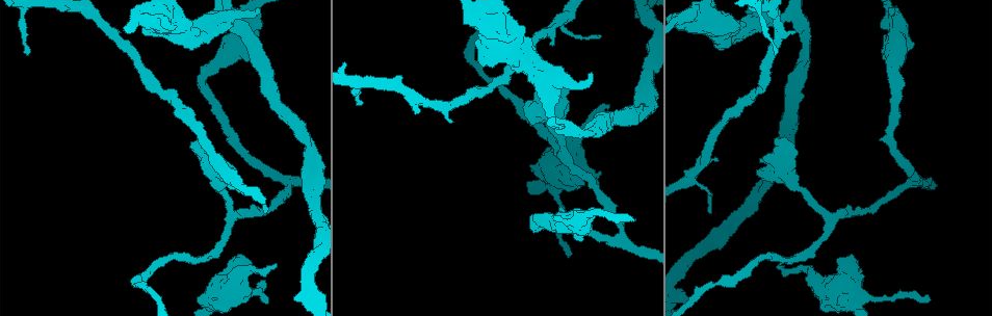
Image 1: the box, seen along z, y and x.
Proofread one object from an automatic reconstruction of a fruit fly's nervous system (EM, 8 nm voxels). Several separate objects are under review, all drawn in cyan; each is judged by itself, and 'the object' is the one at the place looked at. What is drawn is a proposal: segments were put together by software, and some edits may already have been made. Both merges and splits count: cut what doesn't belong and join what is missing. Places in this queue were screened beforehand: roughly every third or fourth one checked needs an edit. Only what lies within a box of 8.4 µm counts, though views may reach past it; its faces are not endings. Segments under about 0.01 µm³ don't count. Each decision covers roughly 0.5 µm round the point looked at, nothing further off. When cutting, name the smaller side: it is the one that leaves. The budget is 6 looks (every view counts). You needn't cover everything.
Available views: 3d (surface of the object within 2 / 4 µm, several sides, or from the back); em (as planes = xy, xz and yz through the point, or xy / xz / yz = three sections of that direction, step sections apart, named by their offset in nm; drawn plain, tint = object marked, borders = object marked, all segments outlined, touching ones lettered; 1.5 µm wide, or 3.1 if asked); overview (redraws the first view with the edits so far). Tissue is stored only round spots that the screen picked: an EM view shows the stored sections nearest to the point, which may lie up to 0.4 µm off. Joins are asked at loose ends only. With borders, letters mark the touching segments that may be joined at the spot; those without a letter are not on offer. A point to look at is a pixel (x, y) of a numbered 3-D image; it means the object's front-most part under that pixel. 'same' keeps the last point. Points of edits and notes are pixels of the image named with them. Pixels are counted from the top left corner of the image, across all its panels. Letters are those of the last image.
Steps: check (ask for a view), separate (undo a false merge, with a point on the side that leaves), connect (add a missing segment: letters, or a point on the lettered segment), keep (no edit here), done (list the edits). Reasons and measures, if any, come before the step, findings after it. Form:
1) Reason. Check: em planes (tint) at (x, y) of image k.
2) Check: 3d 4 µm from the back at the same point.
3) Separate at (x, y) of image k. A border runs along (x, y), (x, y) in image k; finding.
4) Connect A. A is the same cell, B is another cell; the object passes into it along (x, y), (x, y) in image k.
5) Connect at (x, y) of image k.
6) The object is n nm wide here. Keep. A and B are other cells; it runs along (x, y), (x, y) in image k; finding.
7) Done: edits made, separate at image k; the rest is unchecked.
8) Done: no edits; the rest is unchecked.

Tapers out. Check: em planes (borders) at (779, 265) of image 1.

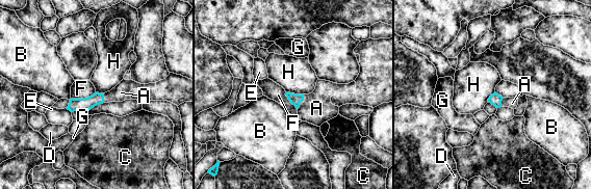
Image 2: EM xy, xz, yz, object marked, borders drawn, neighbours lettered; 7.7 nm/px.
The object is 90 nm wide here; the longest contact is with F, 200 nm. Connect A. A is the same cell, B, C, D, E, F, G and H are other cells; the cell continues.

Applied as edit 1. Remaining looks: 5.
An open end. Check: em xz step 4 (borders) at (709, 213) of image 1.

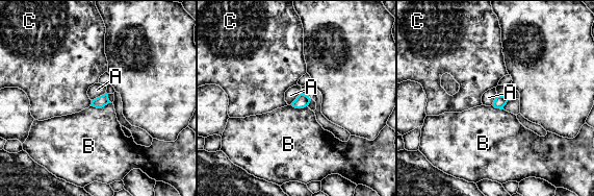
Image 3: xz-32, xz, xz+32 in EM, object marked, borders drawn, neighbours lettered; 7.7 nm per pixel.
Keep. A, B and C are other cells; a border runs along (106, 93), (92, 100) in image 3; no lettered segment goes on from it.

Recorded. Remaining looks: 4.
Tapers out. Check: em xy step 8 (tint) at (256, 9) of image 1.

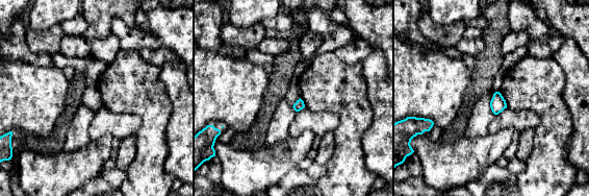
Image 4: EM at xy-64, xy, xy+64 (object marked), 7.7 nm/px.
Cut it another way. Check: em planes (tint) at the same point.

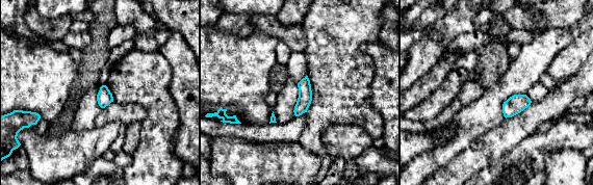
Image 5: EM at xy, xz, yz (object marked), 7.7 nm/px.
Check: em planes (borders) at the same point.

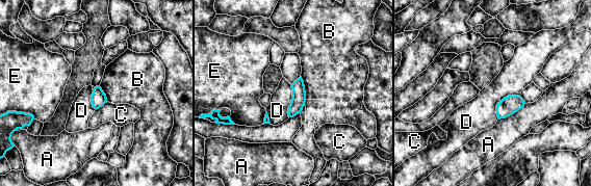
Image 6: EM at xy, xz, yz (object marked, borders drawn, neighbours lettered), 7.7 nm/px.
The object is 110 nm wide here. Keep. A, B, C, D and E are other cells; a border runs along (519, 95), (506, 96), (496, 116) in image 6; no lettered segment goes on from it.

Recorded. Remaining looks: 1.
Done: edits made, connect at image 2; the rest is unchecked.

